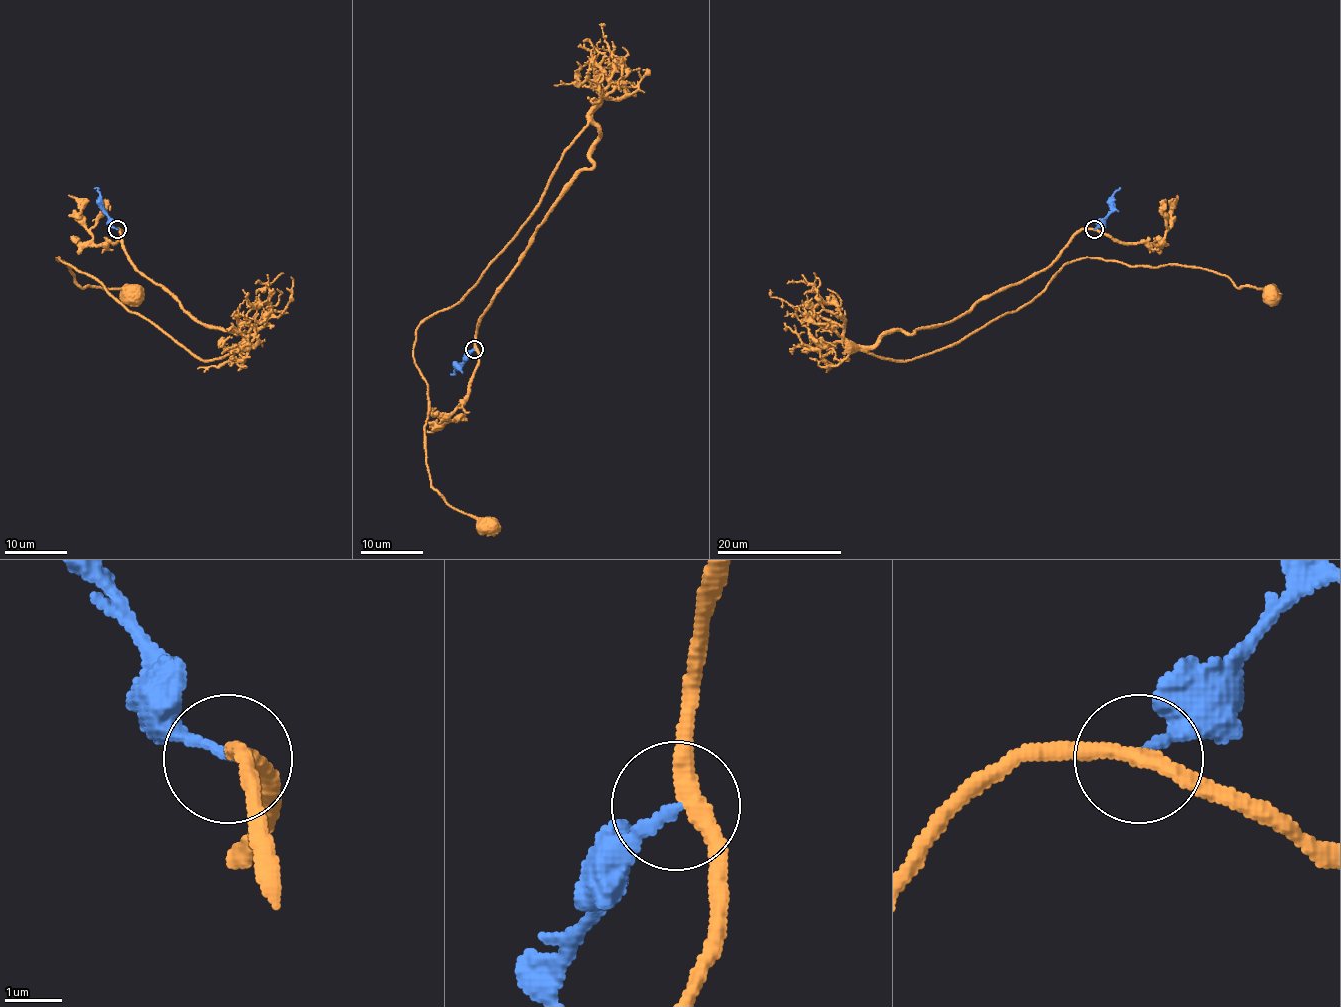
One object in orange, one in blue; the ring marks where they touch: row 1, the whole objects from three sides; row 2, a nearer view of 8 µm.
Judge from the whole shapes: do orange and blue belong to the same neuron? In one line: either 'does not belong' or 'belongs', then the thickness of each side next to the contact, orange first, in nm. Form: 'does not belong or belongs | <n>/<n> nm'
does not belong | 280/180 nm

